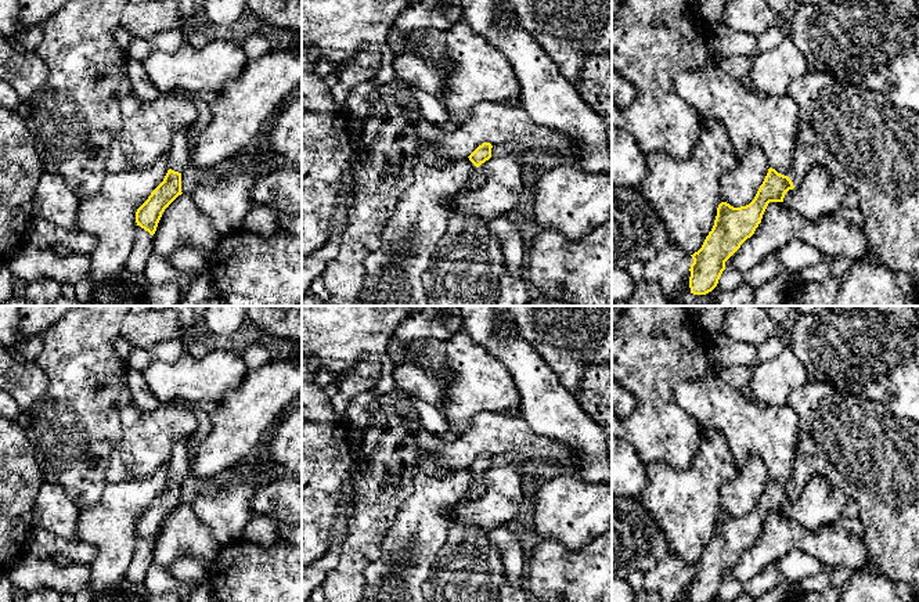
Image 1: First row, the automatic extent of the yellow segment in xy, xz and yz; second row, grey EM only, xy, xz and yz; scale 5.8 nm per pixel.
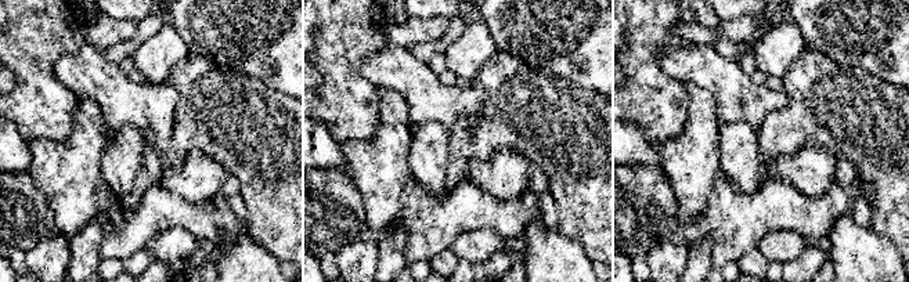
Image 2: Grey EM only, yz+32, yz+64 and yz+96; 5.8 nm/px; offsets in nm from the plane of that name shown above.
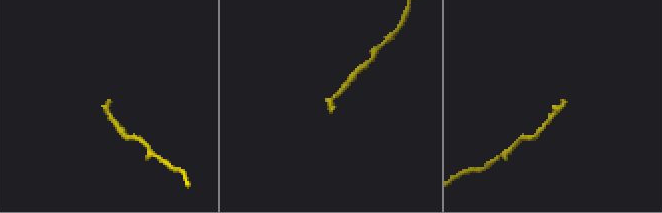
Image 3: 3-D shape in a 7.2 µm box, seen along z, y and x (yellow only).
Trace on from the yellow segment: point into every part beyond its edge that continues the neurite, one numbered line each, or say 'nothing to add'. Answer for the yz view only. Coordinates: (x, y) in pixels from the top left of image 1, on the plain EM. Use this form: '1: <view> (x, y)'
1: yz (872, 455)

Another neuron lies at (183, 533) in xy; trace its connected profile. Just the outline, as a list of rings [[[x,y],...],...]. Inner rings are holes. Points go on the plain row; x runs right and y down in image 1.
[[[181,504],[162,523],[152,545],[152,562],[169,569],[177,559],[191,556],[210,565],[220,548],[210,527],[188,504]]]

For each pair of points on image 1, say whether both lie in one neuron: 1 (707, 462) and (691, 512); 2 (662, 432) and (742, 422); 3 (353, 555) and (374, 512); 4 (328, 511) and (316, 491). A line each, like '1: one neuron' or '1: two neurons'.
1: one neuron
2: two neurons
3: one neuron
4: one neuron

